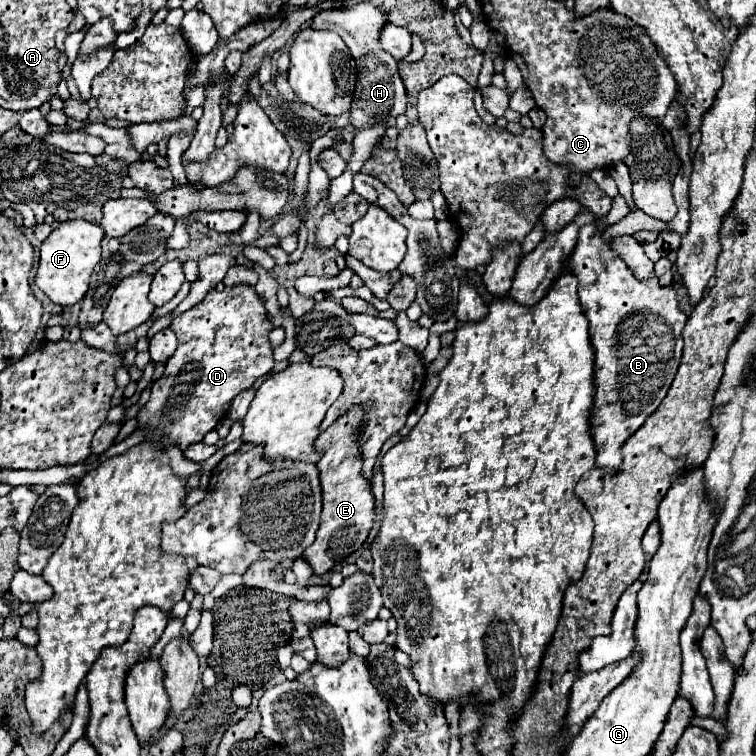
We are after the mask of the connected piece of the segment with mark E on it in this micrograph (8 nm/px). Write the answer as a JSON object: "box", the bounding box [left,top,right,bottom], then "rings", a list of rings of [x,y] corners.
{"box":[302,408,374,576],"rings":[[[354,408],[348,416],[342,416],[336,424],[332,424],[326,432],[318,436],[314,442],[316,450],[322,454],[318,460],[320,470],[320,486],[322,486],[322,520],[318,528],[318,536],[314,544],[310,544],[302,558],[310,564],[316,576],[328,574],[336,564],[340,564],[350,552],[360,548],[372,528],[374,522],[374,496],[370,492],[370,482],[362,478],[362,460],[358,456],[358,428],[362,422],[362,410]]]}

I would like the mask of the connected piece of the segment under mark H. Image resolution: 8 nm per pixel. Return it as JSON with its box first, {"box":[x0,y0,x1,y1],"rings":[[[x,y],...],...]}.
{"box":[308,2,408,130],"rings":[[[362,2],[352,10],[322,10],[308,22],[310,28],[332,30],[340,34],[346,46],[350,48],[356,66],[360,68],[354,90],[354,104],[350,108],[350,122],[358,130],[372,128],[378,124],[394,124],[394,118],[406,112],[408,98],[406,98],[406,88],[398,76],[396,60],[376,42],[378,28],[382,28],[382,24],[386,24],[386,14],[368,2]]]}

